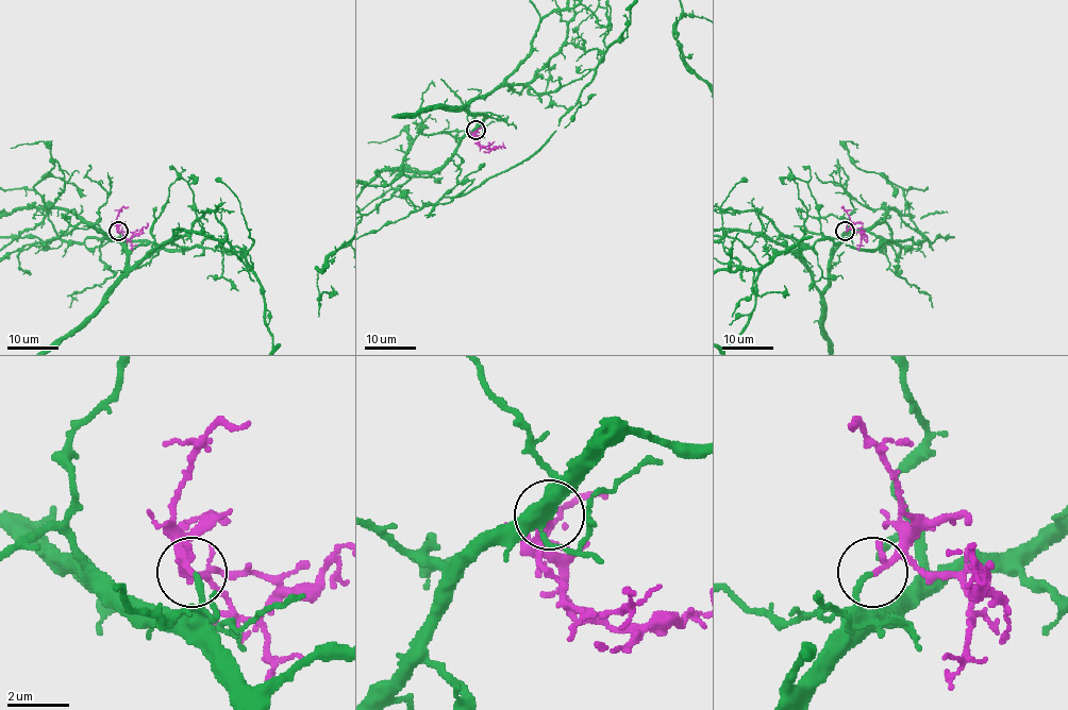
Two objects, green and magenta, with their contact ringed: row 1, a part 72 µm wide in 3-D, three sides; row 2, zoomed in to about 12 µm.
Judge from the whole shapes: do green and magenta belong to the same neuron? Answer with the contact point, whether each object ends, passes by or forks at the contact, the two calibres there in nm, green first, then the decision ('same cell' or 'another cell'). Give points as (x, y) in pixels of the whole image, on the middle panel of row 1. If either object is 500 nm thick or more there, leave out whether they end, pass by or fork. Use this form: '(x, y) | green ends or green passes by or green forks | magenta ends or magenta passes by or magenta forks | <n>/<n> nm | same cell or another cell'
(476, 130) | green ends | magenta passes by | 170/170 nm | same cell

